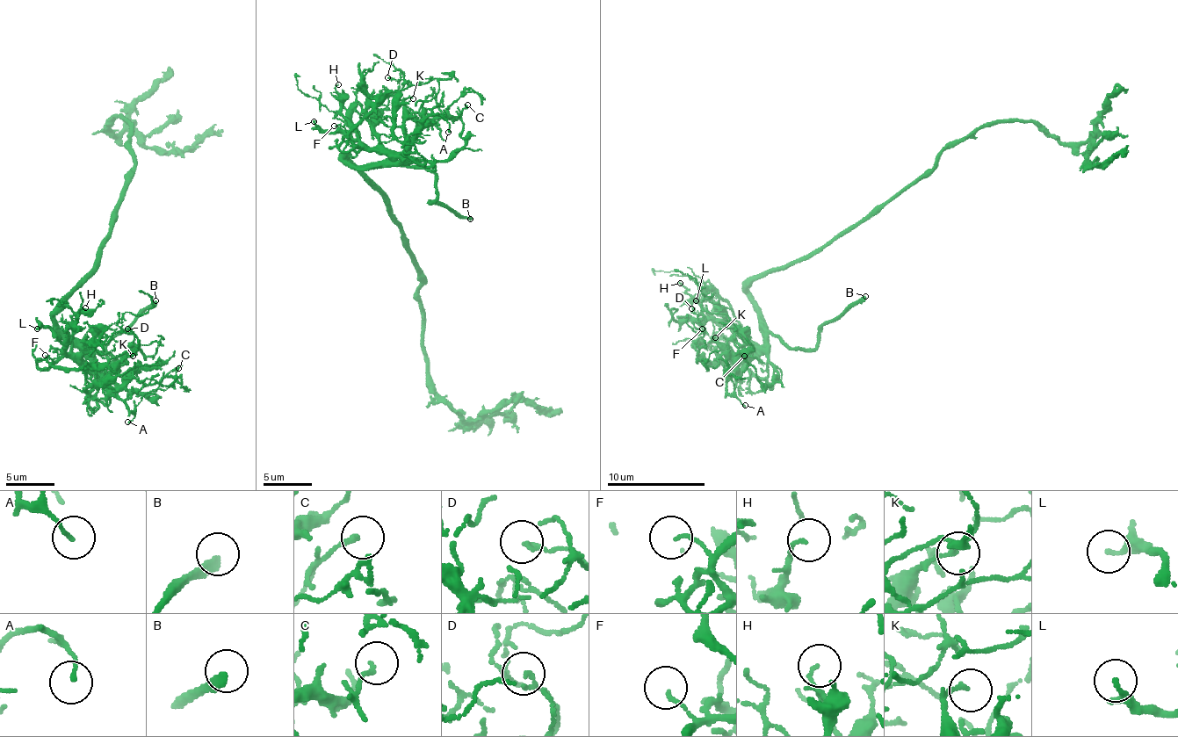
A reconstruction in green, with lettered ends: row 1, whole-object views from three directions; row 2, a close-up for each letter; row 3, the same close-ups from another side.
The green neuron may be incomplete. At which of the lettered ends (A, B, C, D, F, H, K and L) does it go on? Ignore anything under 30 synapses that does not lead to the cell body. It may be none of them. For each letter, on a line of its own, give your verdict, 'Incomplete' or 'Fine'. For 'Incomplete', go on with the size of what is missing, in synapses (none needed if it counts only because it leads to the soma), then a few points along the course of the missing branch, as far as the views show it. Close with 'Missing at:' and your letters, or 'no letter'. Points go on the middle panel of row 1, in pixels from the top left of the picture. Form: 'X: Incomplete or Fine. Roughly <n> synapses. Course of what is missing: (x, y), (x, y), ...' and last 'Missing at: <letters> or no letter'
A: Fine
B: Incomplete
C: Fine
D: Fine
F: Fine
H: Fine
K: Fine
L: Fine
Missing at: B

